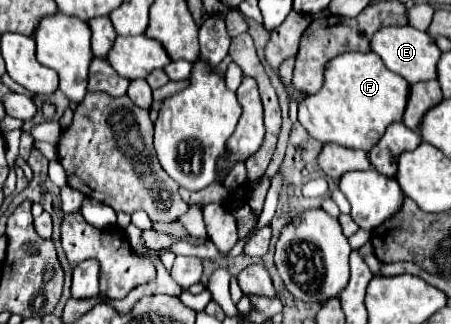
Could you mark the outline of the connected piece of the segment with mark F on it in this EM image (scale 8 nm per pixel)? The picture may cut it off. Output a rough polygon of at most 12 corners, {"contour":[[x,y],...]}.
{"contour":[[373,54],[325,66],[299,122],[319,142],[371,150],[409,84]]}

